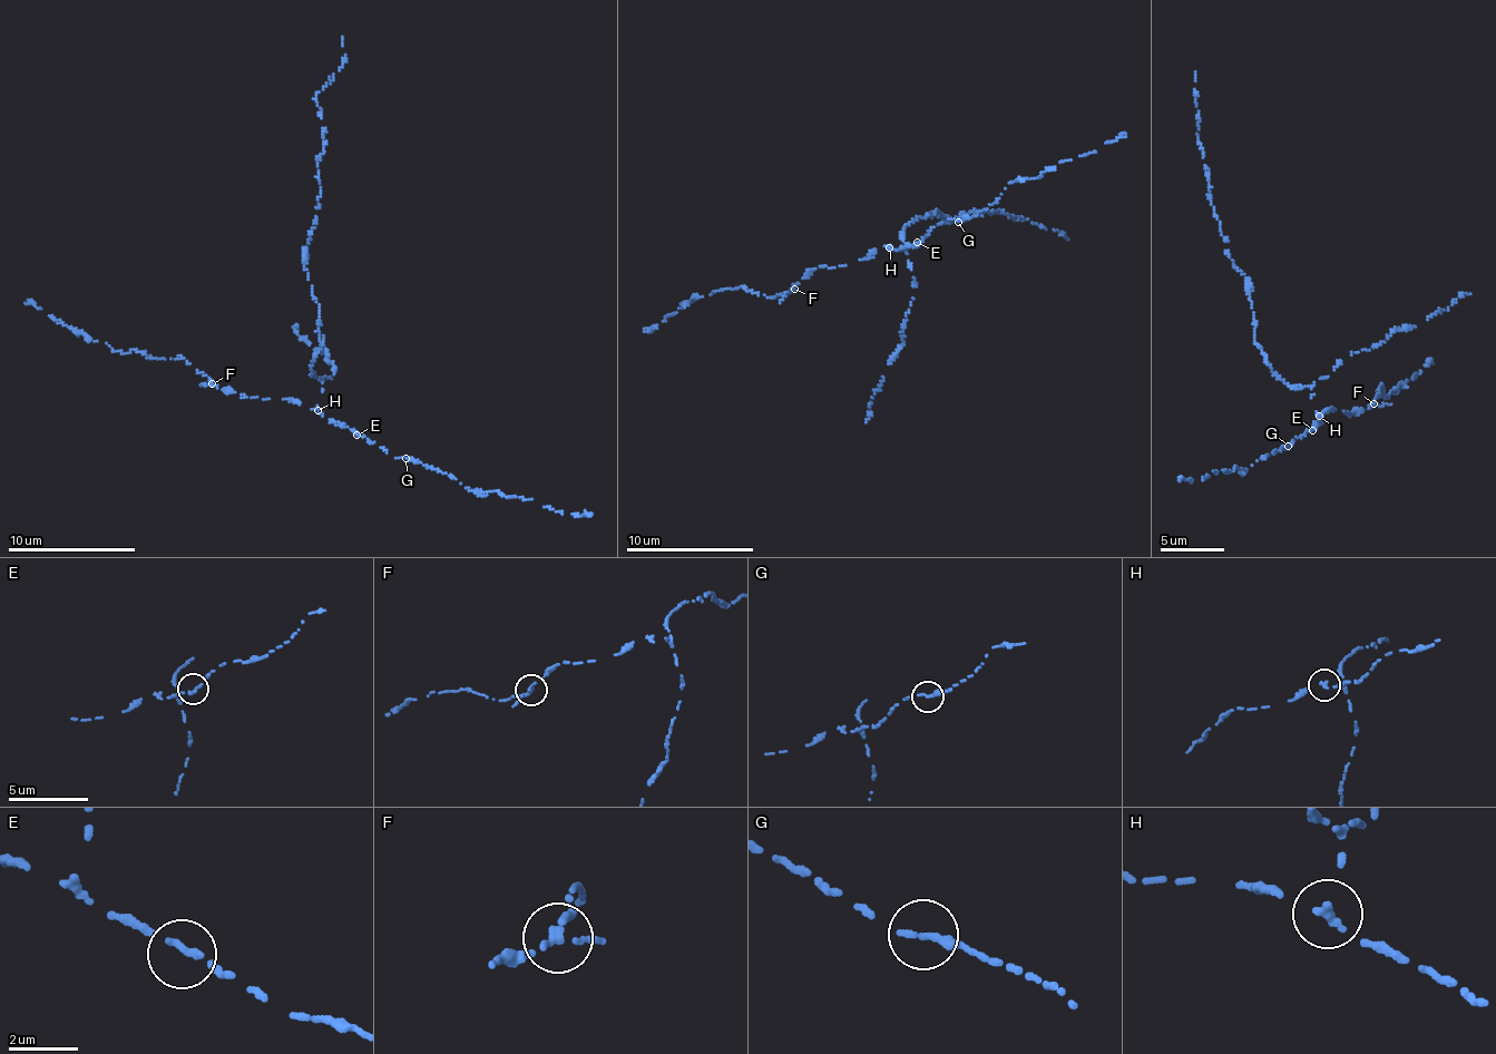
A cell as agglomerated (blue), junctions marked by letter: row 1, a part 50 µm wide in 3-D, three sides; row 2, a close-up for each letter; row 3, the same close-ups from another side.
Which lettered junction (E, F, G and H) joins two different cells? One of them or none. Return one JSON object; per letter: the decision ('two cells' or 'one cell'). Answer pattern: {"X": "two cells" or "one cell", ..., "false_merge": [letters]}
{"E": "one cell", "F": "one cell", "G": "one cell", "H": "two cells", "false_merge": ["H"]}

